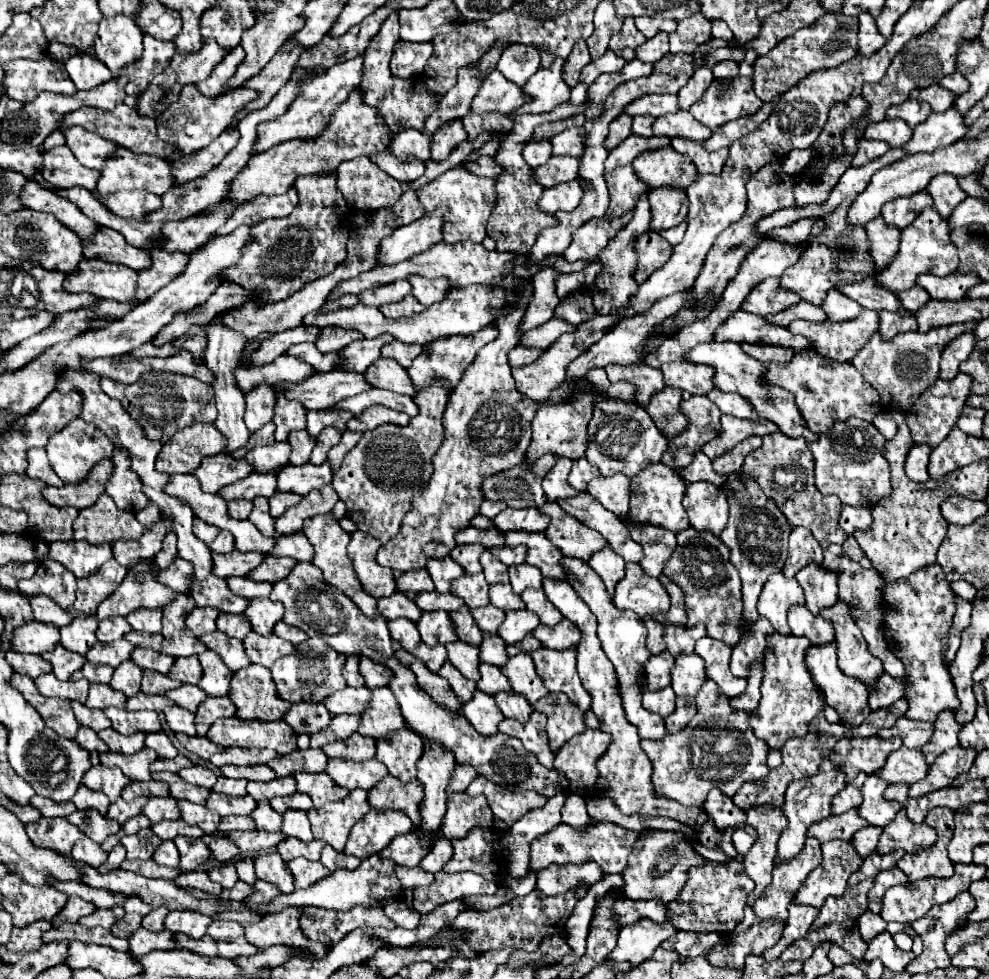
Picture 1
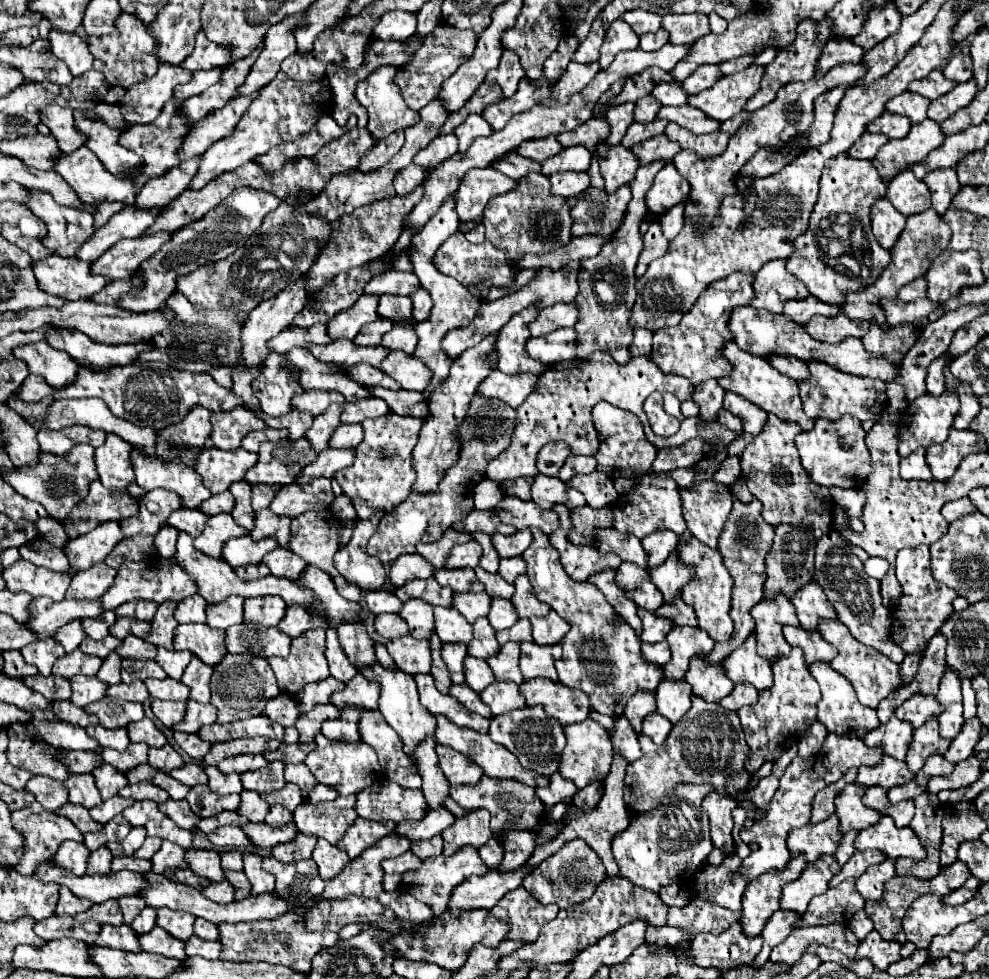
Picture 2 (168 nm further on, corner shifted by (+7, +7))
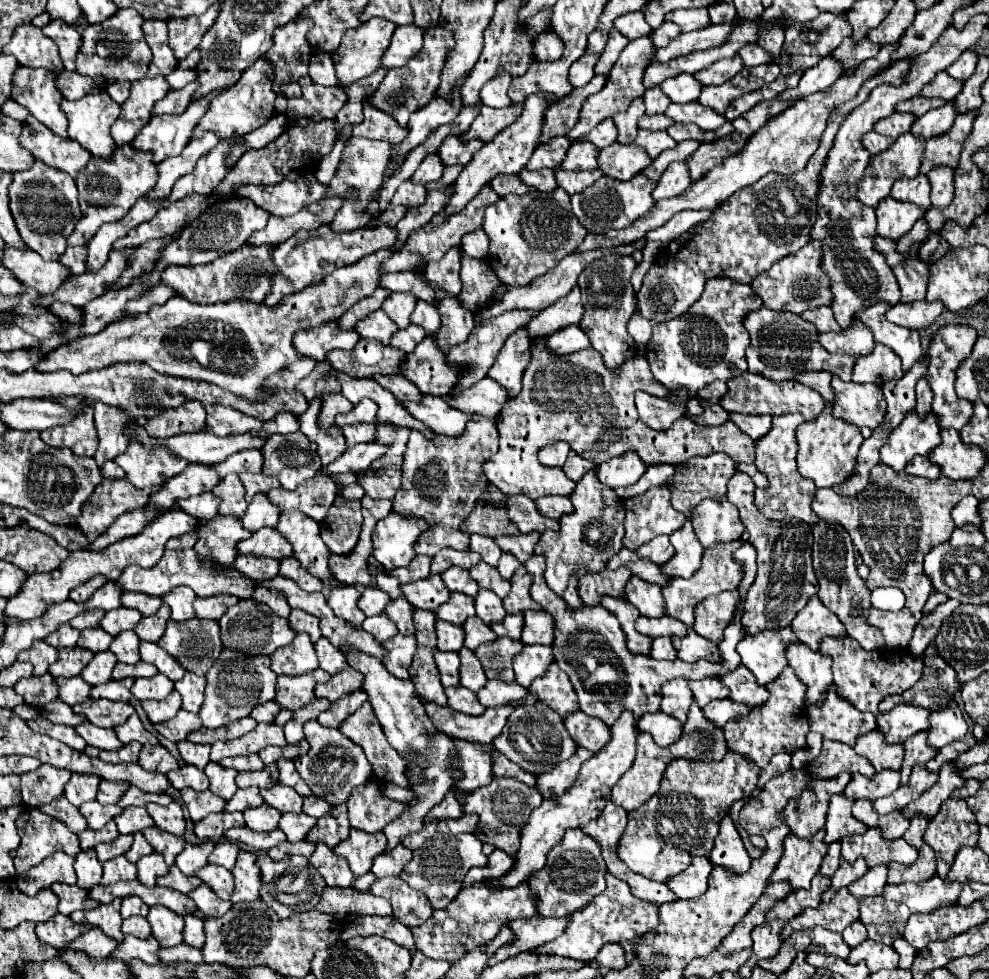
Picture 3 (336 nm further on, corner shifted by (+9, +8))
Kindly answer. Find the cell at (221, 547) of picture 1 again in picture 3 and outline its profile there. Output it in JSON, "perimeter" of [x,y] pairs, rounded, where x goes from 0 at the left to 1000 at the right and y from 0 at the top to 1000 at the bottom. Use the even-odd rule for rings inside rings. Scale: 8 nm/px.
{"perimeter":[[[217,527],[215,531],[203,533],[199,545],[201,552],[197,556],[197,564],[228,578],[236,578],[240,570],[240,554],[254,547],[238,527]]]}

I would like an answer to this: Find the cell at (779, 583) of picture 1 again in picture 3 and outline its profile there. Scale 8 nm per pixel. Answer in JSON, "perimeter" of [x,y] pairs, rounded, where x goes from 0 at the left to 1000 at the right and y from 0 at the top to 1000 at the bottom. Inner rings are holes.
{"perimeter":[[[800,641],[792,646],[767,646],[767,650],[753,650],[747,656],[745,666],[749,668],[749,678],[765,693],[765,699],[774,701],[796,680],[794,662],[802,656],[806,654]]]}

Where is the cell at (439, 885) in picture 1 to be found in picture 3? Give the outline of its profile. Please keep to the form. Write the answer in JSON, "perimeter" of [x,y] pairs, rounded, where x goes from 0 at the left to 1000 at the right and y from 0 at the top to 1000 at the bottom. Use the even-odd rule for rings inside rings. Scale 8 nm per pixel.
{"perimeter":[[[440,852],[436,858],[432,858],[426,866],[418,868],[416,880],[407,887],[405,897],[416,903],[416,907],[428,911],[438,927],[450,927],[466,909],[468,897],[478,885],[490,885],[492,874],[486,868],[486,858],[478,852],[464,852],[464,854],[450,854]]]}

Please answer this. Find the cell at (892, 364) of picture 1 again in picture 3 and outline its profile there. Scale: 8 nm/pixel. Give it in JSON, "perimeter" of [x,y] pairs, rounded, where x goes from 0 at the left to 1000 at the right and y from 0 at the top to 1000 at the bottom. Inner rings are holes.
{"perimeter":[[[769,315],[767,319],[759,319],[753,327],[753,335],[757,339],[759,351],[755,355],[755,370],[757,380],[774,384],[782,390],[800,388],[806,380],[820,380],[820,378],[836,378],[850,388],[860,388],[862,372],[860,364],[840,364],[834,360],[834,355],[826,349],[826,341],[814,341],[818,339],[820,331],[814,327],[808,327],[802,319],[784,319],[778,315]],[[812,351],[812,355],[810,355]]]}

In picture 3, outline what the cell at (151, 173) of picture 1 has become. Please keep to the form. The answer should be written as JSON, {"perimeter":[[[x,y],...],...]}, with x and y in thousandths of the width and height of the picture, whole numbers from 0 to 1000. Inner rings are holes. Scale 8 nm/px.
{"perimeter":[[[94,88],[94,92],[90,96],[86,96],[84,100],[80,100],[80,102],[66,102],[64,100],[62,102],[62,112],[66,114],[66,118],[70,123],[70,131],[68,131],[70,141],[78,143],[94,159],[102,159],[102,161],[112,159],[112,155],[116,153],[116,147],[112,143],[110,133],[112,133],[114,125],[120,121],[122,108],[118,104],[114,104],[106,92],[102,92],[100,88]]]}

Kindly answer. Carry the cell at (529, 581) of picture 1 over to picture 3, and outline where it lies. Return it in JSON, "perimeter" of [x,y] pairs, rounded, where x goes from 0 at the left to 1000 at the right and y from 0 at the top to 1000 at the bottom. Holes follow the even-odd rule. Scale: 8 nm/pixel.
{"perimeter":[[[509,564],[509,568],[505,570],[505,576],[503,576],[503,582],[505,582],[505,586],[509,590],[515,592],[519,588],[519,584],[521,584],[523,578],[525,578],[525,574],[521,572],[521,568],[517,568],[515,564]]]}

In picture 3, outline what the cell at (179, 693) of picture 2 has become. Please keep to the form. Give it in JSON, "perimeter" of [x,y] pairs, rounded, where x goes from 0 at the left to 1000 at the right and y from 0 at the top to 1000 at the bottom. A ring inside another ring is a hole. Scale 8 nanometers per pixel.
{"perimeter":[[[157,688],[153,693],[139,693],[132,703],[132,709],[141,717],[145,717],[145,715],[165,715],[169,709],[173,709],[173,705],[175,697],[169,695],[169,691],[165,688]]]}

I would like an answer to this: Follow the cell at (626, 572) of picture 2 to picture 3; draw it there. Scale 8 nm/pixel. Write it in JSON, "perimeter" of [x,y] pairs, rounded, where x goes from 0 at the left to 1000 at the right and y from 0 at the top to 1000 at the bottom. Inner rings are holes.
{"perimeter":[[[640,588],[634,597],[634,611],[648,625],[648,629],[668,631],[674,627],[672,611],[664,597],[658,597],[658,594],[652,594]]]}

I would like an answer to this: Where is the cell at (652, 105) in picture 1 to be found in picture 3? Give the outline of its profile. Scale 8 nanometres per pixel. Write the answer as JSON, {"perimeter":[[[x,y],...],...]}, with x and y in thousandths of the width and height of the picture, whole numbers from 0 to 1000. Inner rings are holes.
{"perimeter":[[[691,76],[691,78],[683,78],[678,82],[672,82],[668,86],[668,92],[678,100],[678,104],[703,104],[709,96],[709,86],[703,82],[701,76]]]}

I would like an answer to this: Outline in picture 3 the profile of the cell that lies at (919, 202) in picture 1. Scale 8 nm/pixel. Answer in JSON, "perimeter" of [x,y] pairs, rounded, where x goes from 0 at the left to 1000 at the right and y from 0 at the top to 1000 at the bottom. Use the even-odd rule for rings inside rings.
{"perimeter":[[[929,178],[929,180],[925,180],[925,182],[907,184],[907,186],[903,188],[901,202],[911,204],[911,206],[923,206],[923,208],[927,208],[927,210],[939,212],[939,210],[941,210],[939,194],[941,194],[941,192],[939,192],[937,180]]]}

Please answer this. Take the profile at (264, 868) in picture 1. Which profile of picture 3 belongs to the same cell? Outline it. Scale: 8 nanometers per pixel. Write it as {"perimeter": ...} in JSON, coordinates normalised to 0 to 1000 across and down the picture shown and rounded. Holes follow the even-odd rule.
{"perimeter":[[[242,870],[240,883],[234,889],[238,905],[234,913],[234,921],[256,921],[262,917],[262,887],[258,883],[258,872],[256,870]]]}

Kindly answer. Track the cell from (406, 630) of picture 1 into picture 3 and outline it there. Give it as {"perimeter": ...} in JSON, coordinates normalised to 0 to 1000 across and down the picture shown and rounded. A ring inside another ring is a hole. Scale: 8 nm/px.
{"perimeter":[[[387,627],[377,629],[377,631],[369,631],[365,641],[369,646],[373,646],[375,650],[379,650],[381,656],[389,656],[401,648],[399,637],[395,637],[395,633],[391,633],[391,629],[387,629]]]}

